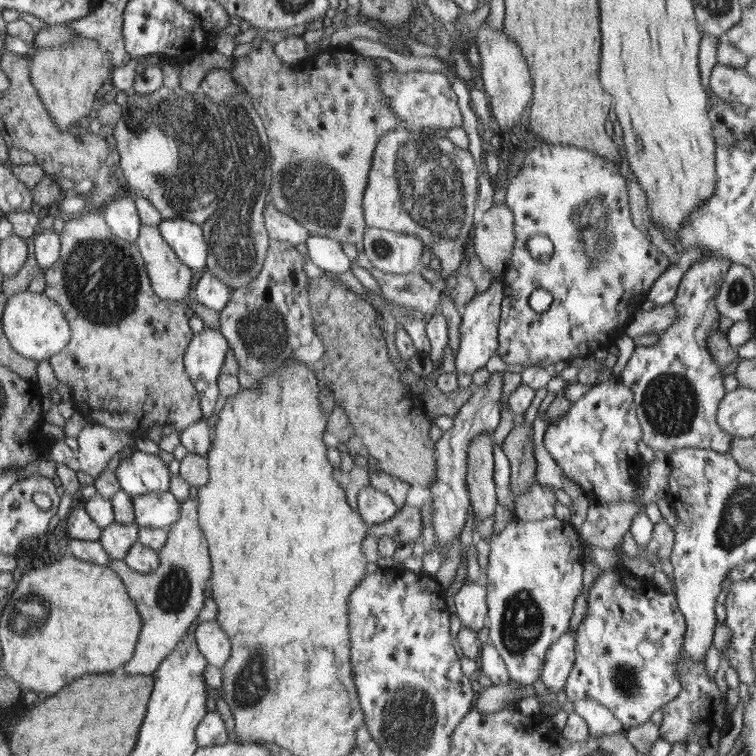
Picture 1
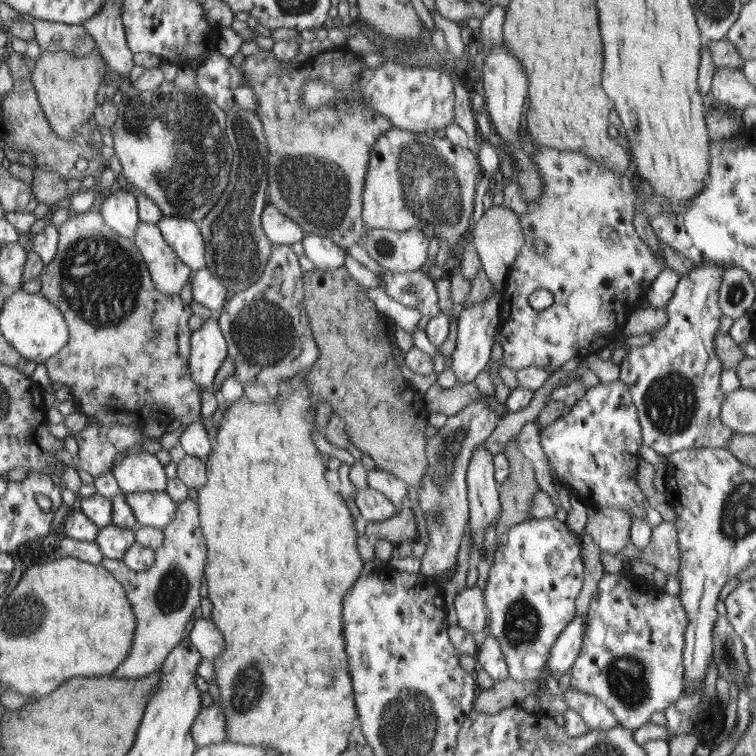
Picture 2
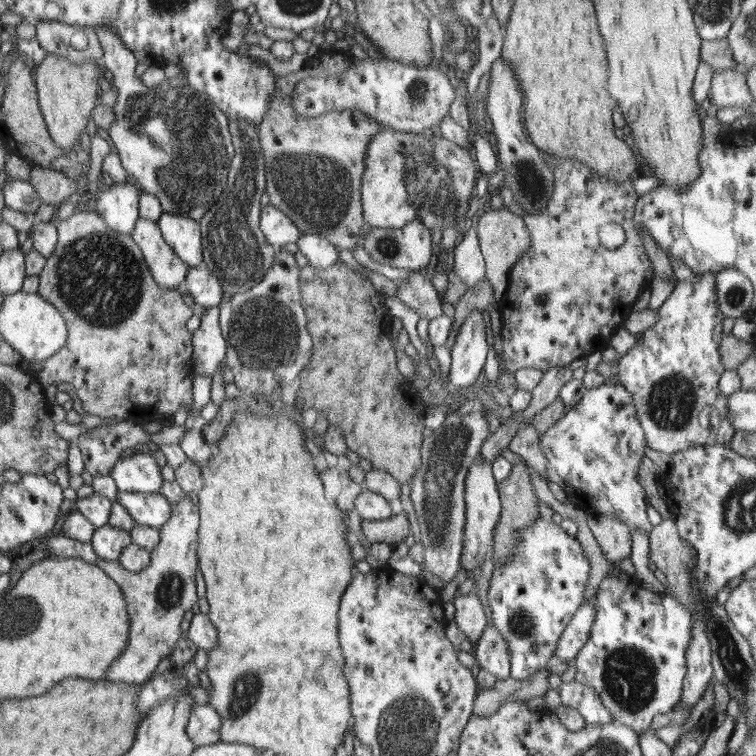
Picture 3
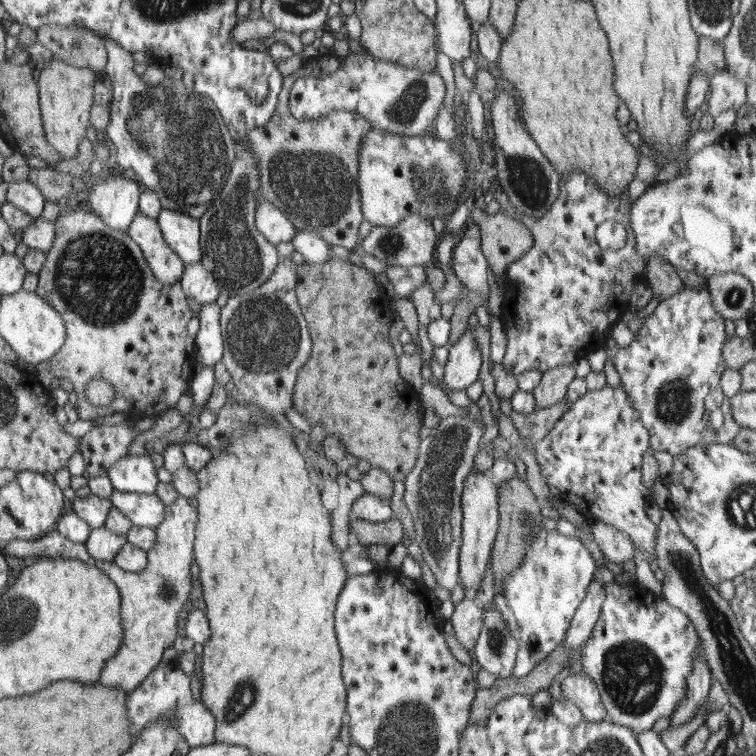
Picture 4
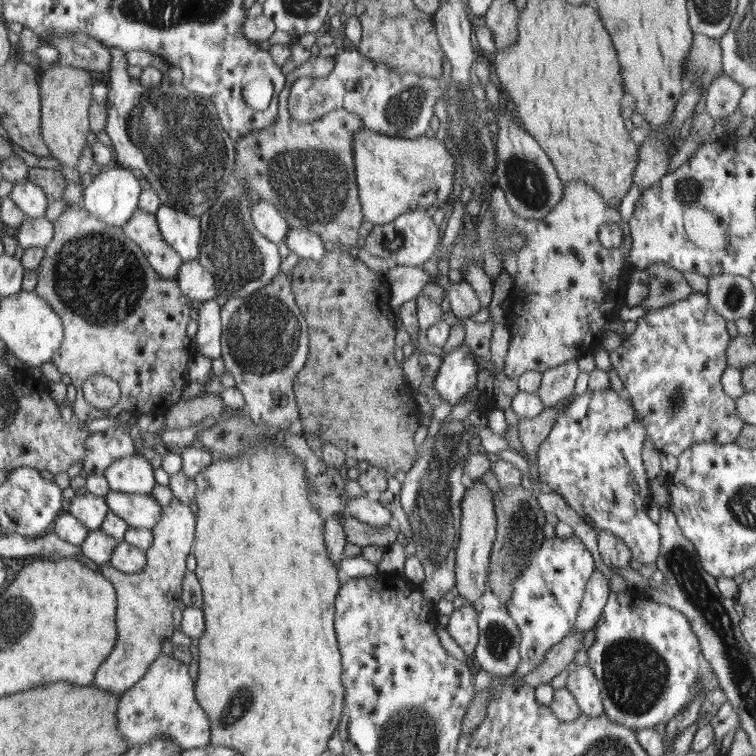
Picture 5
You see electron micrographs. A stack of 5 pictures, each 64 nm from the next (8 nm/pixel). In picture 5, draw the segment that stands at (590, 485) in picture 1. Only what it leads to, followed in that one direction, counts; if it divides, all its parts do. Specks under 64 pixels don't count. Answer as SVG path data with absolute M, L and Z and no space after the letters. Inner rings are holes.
M612 388L603 391L592 391L588 389L584 394L580 396L572 396L565 402L564 410L558 412L556 420L552 426L552 430L548 433L548 436L540 443L538 447L537 465L538 476L542 482L548 484L552 490L557 492L564 498L567 505L575 510L586 522L591 525L596 532L605 530L612 531L613 536L618 536L631 550L633 559L644 565L657 562L659 556L661 535L659 527L654 523L650 517L648 517L647 506L651 496L649 479L642 460L642 448L644 448L644 440L646 440L647 430L642 424L641 419L637 416L637 412L632 406L632 402L624 394L620 396Z

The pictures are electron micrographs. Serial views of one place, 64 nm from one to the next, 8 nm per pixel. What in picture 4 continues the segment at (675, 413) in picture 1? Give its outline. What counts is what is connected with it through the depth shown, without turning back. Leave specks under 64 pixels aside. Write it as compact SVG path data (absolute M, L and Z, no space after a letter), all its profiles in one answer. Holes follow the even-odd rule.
M686 286L680 293L674 293L644 318L641 330L634 334L629 346L617 347L612 353L615 370L621 378L621 386L630 395L634 408L638 410L640 420L649 432L649 446L652 451L668 452L673 457L694 445L731 443L741 429L732 418L730 397L727 397L719 382L727 366L722 356L722 347L727 335L725 318L714 307L714 299L708 288L696 289ZM710 414L722 414L724 418L720 428L713 428Z

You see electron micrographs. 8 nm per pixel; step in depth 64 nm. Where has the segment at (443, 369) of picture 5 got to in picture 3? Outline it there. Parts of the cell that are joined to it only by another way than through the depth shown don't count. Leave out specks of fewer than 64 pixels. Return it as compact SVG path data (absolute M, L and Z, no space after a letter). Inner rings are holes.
M482 310L473 311L460 326L451 348L450 385L460 389L474 385L484 370L488 350L484 314Z

